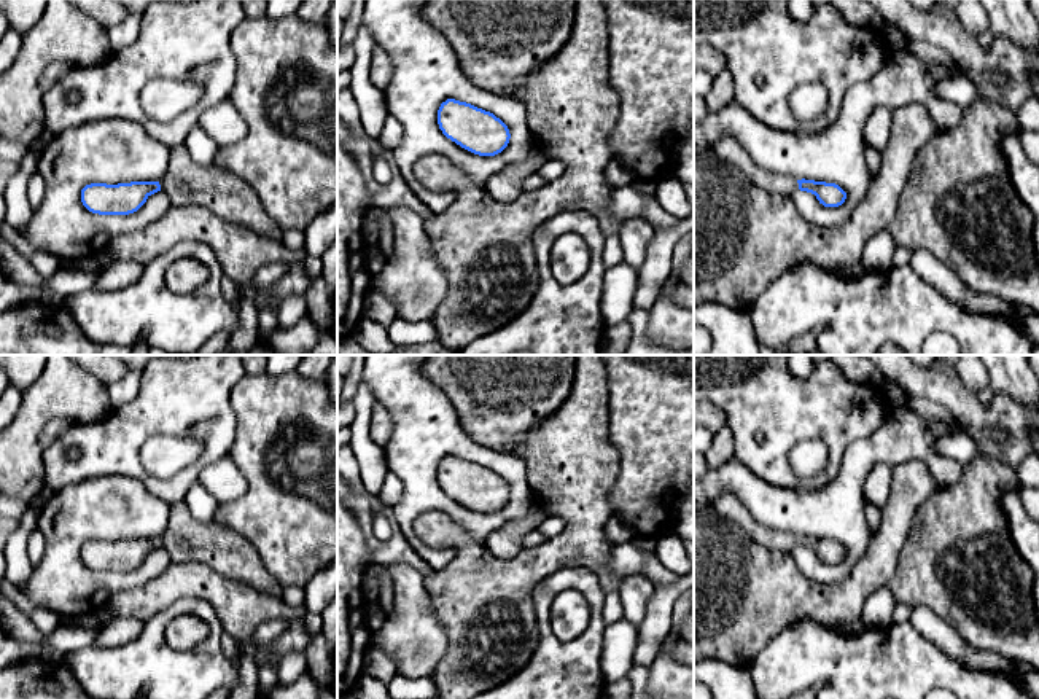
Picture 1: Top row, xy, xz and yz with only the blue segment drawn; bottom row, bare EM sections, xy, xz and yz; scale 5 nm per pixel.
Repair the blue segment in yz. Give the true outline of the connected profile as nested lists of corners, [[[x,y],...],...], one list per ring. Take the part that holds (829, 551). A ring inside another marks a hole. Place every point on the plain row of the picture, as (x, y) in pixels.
[[[721,494],[714,508],[718,513],[740,527],[743,527],[759,545],[770,551],[791,553],[796,548],[807,548],[816,553],[824,564],[839,564],[845,559],[846,549],[835,540],[815,538],[815,537],[796,537],[789,532],[770,529],[749,513],[749,510],[737,498],[735,494]]]

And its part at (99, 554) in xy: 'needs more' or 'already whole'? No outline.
needs more

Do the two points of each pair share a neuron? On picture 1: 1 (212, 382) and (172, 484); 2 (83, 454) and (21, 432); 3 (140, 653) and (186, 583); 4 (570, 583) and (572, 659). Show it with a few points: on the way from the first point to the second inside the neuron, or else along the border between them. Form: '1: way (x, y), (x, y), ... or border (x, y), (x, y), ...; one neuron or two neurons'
1: way (217, 410), (217, 445), (199, 464); one neuron
2: border (42, 449), (45, 484); two neurons
3: border (212, 605), (194, 597), (179, 597), (143, 621); two neurons
4: way (591, 594), (595, 599), (595, 632), (592, 639); one neuron

